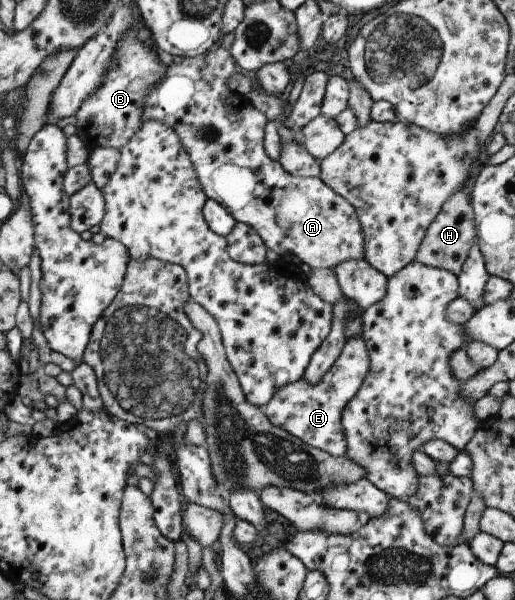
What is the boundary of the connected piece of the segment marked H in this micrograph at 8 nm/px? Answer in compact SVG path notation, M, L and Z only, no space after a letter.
M462 190L456 191L456 193L452 193L448 197L448 201L444 201L444 205L440 207L438 215L428 225L428 229L426 229L422 241L420 241L418 251L416 251L415 260L418 263L445 269L454 275L458 275L460 269L462 269L464 259L468 257L468 251L476 243L476 227L473 221L469 198Z

